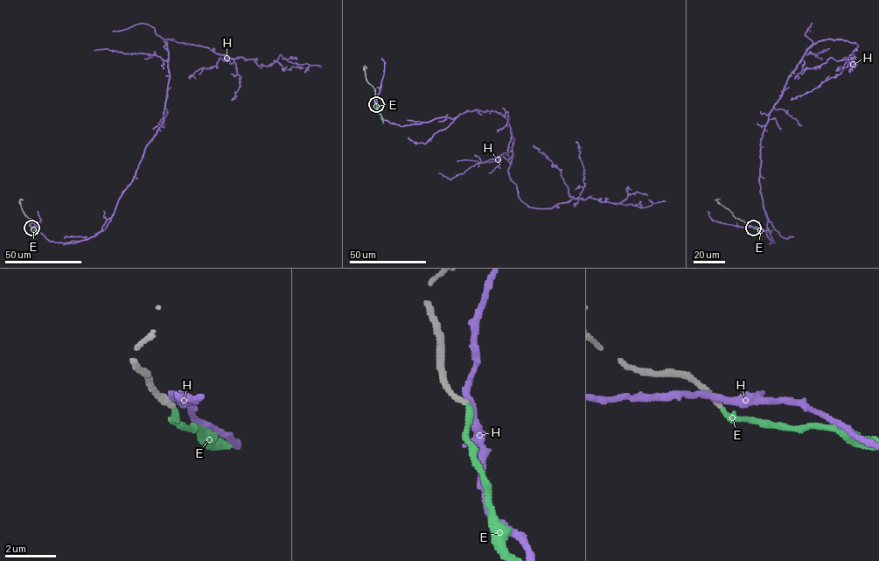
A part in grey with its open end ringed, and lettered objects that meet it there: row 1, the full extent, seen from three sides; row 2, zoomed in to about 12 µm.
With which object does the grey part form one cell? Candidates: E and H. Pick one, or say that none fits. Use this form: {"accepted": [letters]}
{"accepted": ["E"]}

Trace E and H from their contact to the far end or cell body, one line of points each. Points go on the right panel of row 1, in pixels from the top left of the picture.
E: (753, 227), (772, 230)
H: (753, 227), (776, 242), (766, 234), (760, 139), (788, 77), (827, 39), (857, 45), (850, 66)

